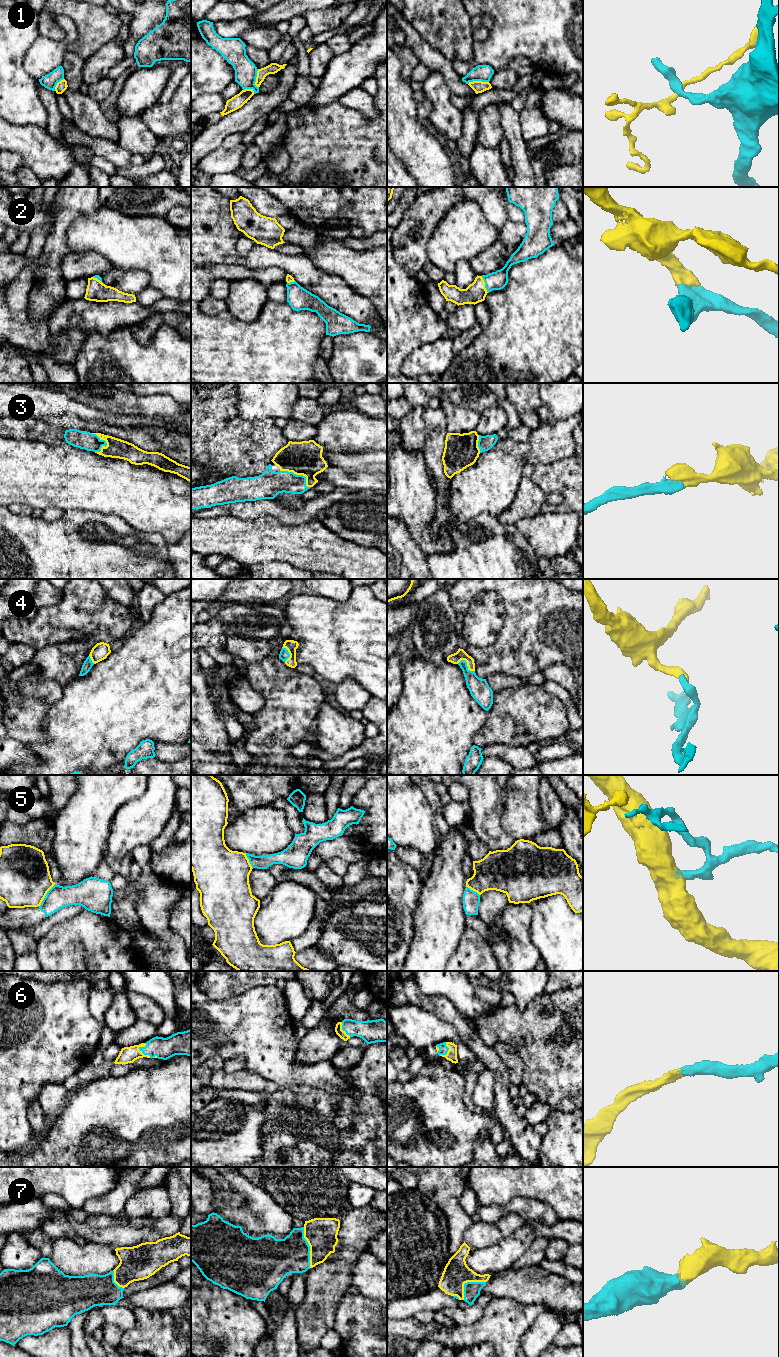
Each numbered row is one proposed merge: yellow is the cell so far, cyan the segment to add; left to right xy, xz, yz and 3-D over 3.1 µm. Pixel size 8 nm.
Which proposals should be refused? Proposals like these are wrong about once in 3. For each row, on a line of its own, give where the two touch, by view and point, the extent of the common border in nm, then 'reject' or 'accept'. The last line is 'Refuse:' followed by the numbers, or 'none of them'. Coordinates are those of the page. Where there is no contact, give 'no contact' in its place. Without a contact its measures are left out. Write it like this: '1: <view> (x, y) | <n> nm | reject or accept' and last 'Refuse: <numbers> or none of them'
1: yz (478, 81) | 170 nm | reject
2: yz (484, 284) | 150 nm | accept
3: xz (299, 474) | 280 nm | accept
4: yz (467, 664) | 160 nm | accept
5: xy (45, 895) | 220 nm | reject
6: xy (143, 1054) | 130 nm | accept
7: xz (310, 1247) | 340 nm | accept
Refuse: 1, 5

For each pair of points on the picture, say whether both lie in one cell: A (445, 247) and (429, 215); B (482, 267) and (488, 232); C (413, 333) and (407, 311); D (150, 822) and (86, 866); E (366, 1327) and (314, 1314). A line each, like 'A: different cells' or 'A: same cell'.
A: different cells
B: different cells
C: same cell
D: different cells
E: different cells

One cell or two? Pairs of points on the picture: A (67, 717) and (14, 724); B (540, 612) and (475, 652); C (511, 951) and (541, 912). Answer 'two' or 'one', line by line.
A: two
B: one
C: two

